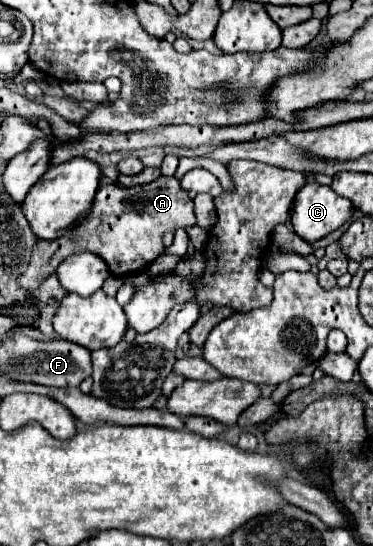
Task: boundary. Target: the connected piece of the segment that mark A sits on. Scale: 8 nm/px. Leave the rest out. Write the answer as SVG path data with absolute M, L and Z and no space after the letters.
M160 176L152 184L134 188L120 188L116 184L102 186L94 198L88 218L68 228L62 238L38 240L32 252L30 268L26 274L22 274L22 278L18 278L18 284L30 290L32 286L48 278L70 254L84 250L100 254L114 276L126 278L144 270L164 252L164 232L174 232L188 226L194 226L194 202L192 198L188 198L188 192L180 188L180 182L176 178Z

